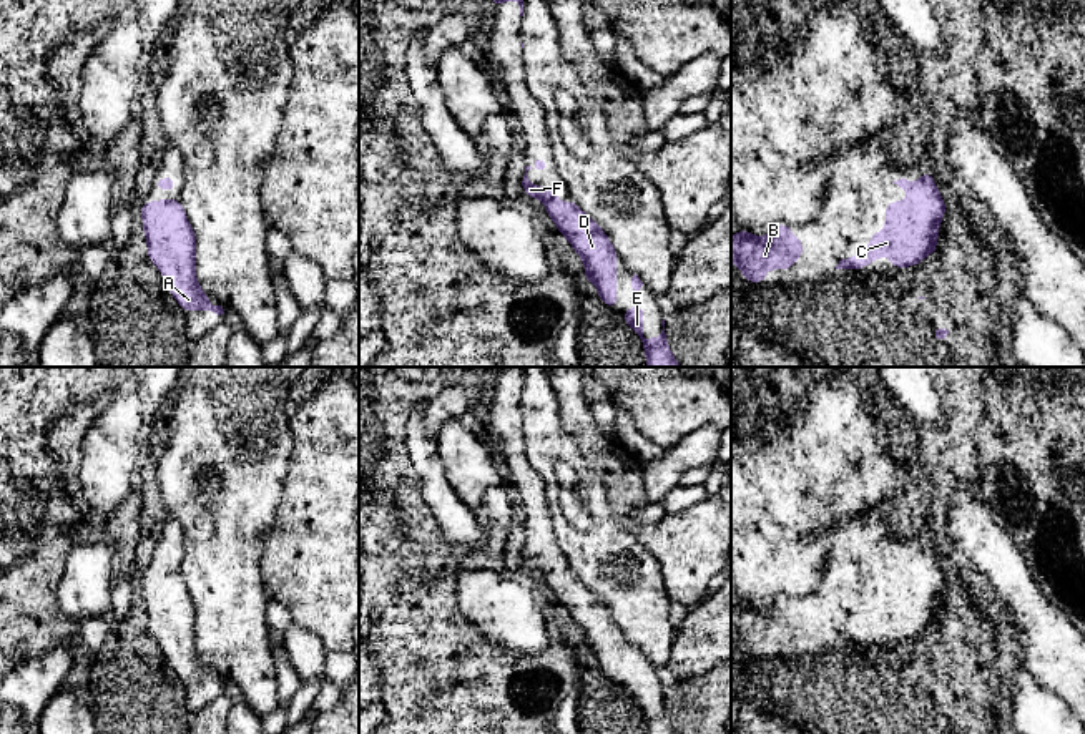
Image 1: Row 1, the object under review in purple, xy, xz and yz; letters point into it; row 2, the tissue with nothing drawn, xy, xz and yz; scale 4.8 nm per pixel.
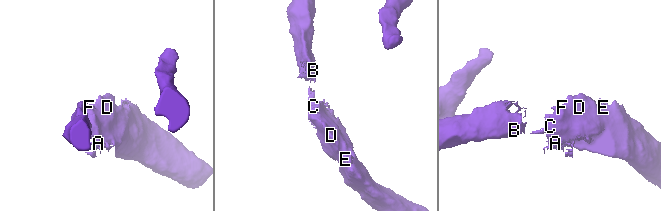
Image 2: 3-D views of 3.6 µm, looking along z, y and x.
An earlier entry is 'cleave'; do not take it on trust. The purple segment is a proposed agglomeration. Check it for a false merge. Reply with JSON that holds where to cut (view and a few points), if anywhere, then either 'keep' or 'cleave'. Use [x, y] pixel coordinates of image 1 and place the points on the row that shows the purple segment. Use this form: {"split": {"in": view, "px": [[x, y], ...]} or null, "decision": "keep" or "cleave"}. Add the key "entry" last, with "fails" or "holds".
{"split": null, "decision": "keep", "entry": "fails"}

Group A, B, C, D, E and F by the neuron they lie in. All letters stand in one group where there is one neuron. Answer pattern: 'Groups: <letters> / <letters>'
Groups: A B C D E F

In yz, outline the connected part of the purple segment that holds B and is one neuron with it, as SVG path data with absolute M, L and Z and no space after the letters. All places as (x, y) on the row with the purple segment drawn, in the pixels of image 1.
M779 223L766 236L753 236L743 228L731 236L731 261L748 282L764 282L768 269L793 269L801 259L803 241L791 236L791 228Z

